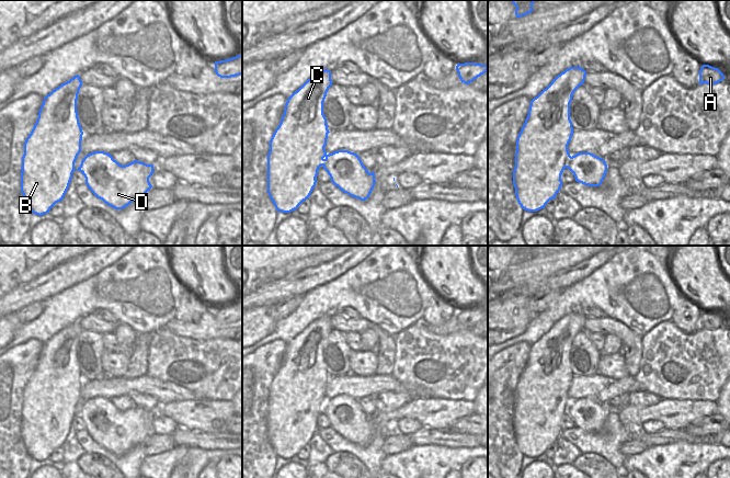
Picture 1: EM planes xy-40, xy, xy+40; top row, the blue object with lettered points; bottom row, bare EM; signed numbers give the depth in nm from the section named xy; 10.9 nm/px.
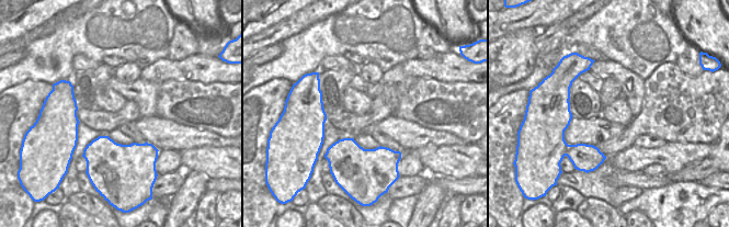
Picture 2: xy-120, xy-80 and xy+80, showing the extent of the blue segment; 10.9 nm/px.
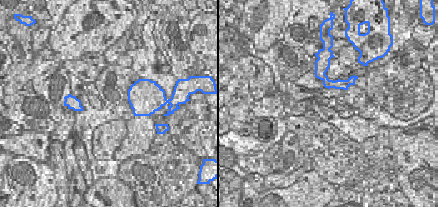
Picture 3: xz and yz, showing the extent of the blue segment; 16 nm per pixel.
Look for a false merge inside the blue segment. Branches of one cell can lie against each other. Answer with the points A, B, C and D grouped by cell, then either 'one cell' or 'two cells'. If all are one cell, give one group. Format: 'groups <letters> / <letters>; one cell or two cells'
groups A B C D; one cell

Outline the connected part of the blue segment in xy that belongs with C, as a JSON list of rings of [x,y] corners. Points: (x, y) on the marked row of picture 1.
[[[324,69],[308,79],[287,99],[281,123],[270,140],[267,153],[267,193],[277,212],[290,213],[309,198],[321,166],[335,186],[361,201],[367,200],[375,186],[374,171],[368,172],[358,155],[349,150],[328,155],[324,149],[330,132],[323,114],[323,102],[331,86],[331,71]]]

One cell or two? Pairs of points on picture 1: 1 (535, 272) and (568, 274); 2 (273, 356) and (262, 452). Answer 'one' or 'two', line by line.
1: two
2: one

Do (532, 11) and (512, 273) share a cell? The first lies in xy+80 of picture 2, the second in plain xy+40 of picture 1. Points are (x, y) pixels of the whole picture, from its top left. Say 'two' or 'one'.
one

